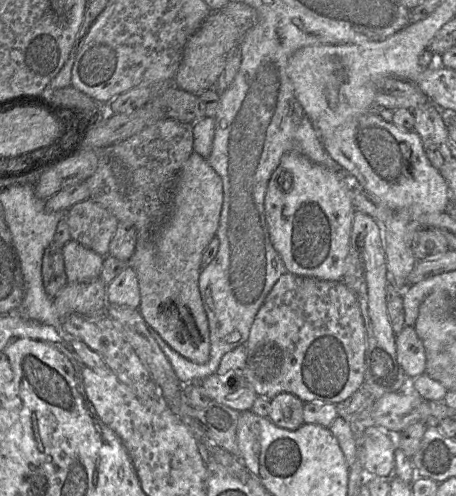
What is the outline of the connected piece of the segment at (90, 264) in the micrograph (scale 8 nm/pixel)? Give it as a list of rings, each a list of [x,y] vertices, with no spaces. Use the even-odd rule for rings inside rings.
[[[70,239],[62,246],[69,283],[85,283],[99,277],[104,257]]]

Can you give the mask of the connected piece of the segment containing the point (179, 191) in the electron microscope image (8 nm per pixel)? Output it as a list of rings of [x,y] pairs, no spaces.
[[[193,151],[177,177],[169,216],[151,239],[136,243],[128,260],[137,274],[139,311],[147,325],[174,351],[197,364],[206,363],[210,355],[209,324],[199,291],[201,259],[216,235],[222,204],[221,177],[207,159]]]

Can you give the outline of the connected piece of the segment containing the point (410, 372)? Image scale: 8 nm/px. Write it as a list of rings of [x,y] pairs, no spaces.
[[[405,326],[396,337],[397,360],[408,378],[425,373],[426,354],[415,327]]]

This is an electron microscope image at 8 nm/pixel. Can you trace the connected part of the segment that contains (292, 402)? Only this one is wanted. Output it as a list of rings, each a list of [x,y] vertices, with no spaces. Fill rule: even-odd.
[[[280,393],[270,400],[267,418],[279,428],[295,431],[304,424],[304,404],[291,393]]]

